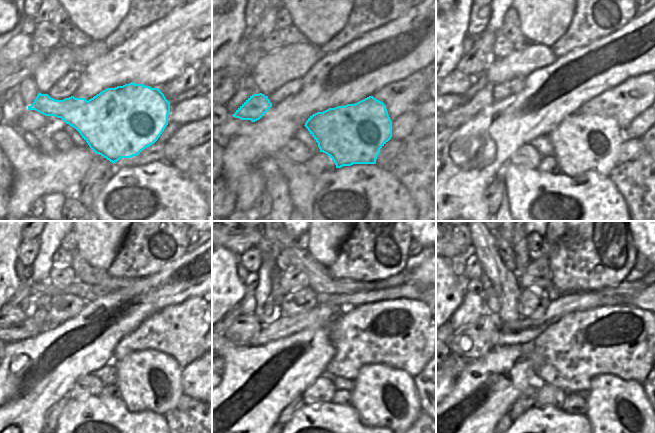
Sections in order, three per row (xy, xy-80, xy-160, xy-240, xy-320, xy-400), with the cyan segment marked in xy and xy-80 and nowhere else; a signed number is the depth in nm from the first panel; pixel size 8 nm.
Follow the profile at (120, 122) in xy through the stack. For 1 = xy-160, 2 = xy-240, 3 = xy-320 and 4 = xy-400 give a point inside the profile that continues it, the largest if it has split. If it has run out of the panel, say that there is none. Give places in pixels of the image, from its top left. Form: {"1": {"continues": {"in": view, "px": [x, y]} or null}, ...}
{"1": {"continues": {"in": "xy-160", "px": [582, 142]}}, "2": {"continues": {"in": "xy-240", "px": [150, 380]}}, "3": {"continues": {"in": "xy-320", "px": [384, 397]}}, "4": {"continues": {"in": "xy-400", "px": [619, 413]}}}

